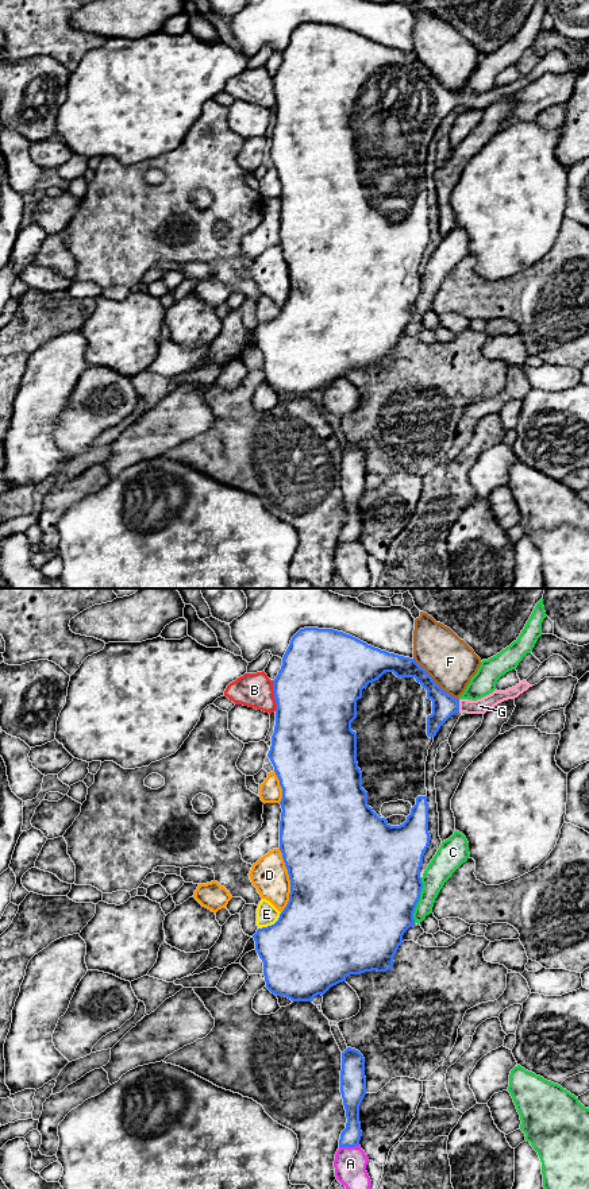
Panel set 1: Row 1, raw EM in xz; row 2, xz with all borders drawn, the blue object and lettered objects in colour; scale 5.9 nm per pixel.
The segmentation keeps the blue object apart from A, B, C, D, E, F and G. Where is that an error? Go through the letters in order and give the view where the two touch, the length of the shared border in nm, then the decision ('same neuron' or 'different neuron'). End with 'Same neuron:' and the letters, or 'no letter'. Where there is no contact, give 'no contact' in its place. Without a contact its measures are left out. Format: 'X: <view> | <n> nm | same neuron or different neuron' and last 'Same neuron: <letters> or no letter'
A: xz | 120 nm | different neuron
B: xz | 190 nm | different neuron
C: xz | 280 nm | different neuron
D: xz | 400 nm | different neuron
E: xz | 170 nm | different neuron
F: xz | 380 nm | different neuron
G: xz | 80 nm | same neuron
Same neuron: G

